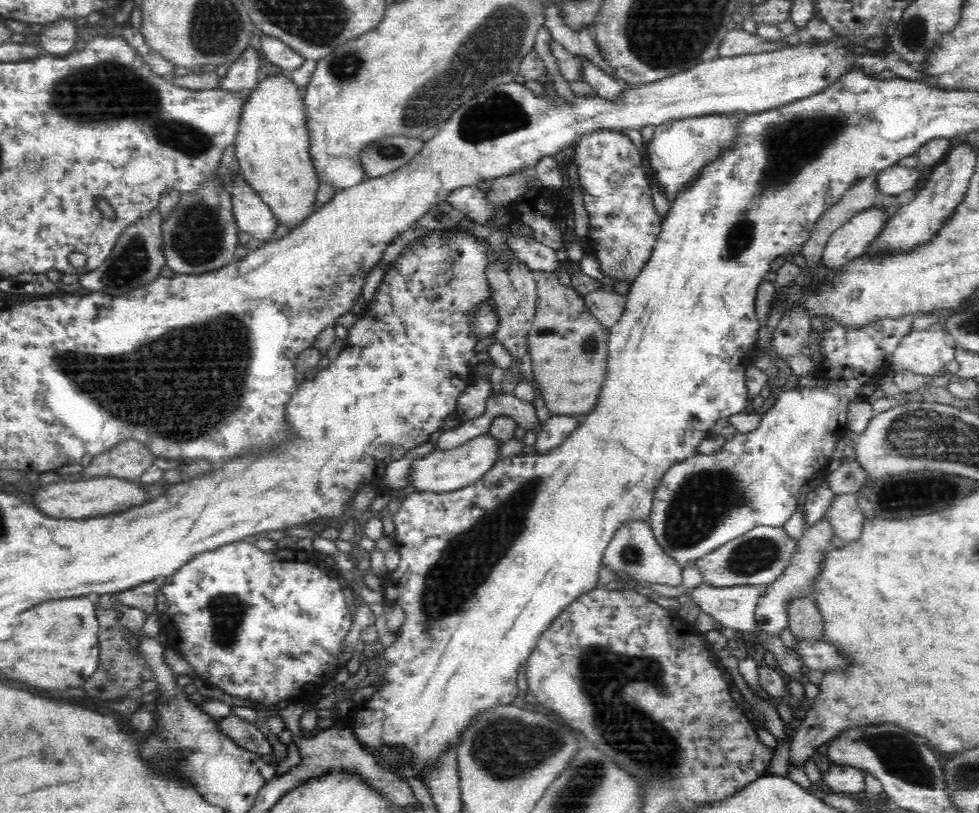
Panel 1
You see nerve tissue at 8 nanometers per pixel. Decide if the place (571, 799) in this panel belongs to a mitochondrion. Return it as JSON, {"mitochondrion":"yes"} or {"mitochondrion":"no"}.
{"mitochondrion":"yes"}

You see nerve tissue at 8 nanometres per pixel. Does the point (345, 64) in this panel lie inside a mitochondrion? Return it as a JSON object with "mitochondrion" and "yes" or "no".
{"mitochondrion":"yes"}

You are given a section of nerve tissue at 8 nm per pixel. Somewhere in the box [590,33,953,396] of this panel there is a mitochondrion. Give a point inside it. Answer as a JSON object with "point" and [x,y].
{"point":[792,144]}

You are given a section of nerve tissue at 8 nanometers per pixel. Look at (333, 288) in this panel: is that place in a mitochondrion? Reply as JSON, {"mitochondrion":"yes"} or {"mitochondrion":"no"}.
{"mitochondrion":"yes"}

